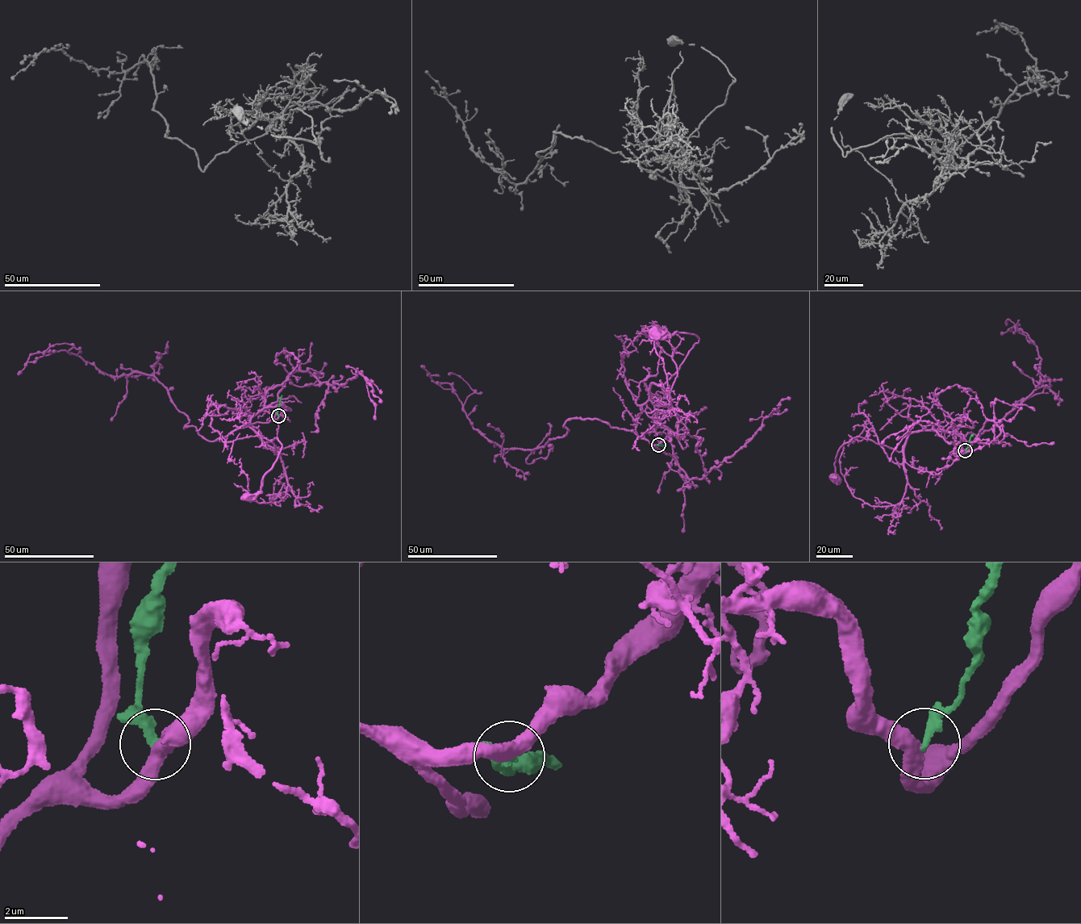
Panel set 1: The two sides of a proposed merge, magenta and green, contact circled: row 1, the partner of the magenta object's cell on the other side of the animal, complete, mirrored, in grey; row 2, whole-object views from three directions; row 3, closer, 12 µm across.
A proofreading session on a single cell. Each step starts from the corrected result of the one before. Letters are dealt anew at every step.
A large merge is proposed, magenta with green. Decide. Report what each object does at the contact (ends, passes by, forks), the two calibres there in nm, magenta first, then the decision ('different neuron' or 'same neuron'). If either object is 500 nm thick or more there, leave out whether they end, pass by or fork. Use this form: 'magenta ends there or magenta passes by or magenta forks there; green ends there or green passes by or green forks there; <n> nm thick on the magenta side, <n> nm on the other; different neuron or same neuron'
magenta passes by; green ends there; 420 nm thick on the magenta side, 280 nm on the other; different neuron

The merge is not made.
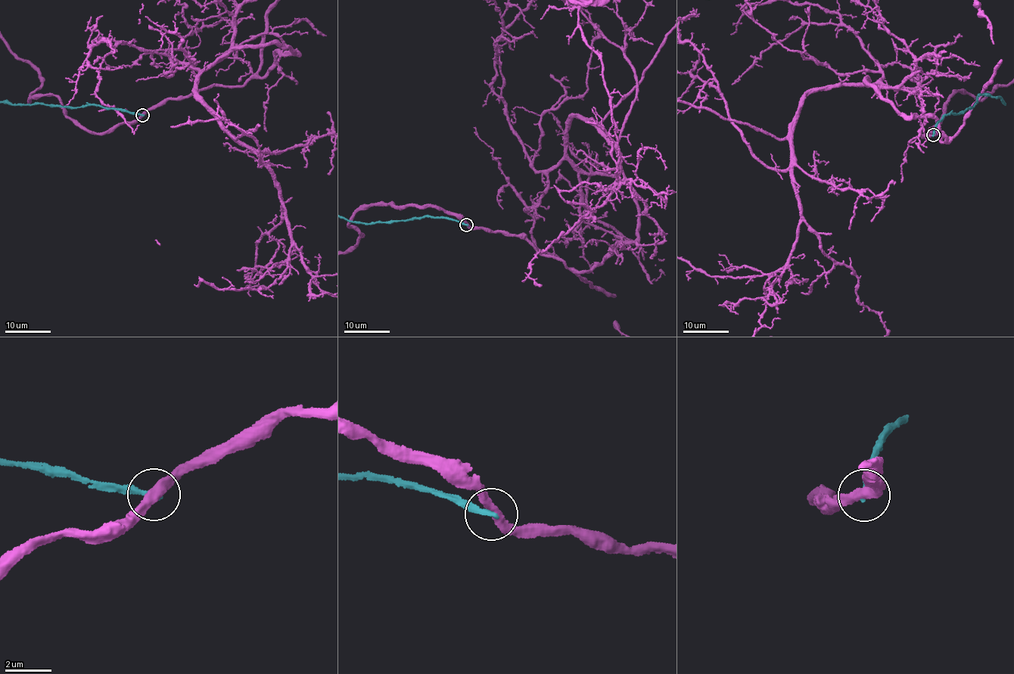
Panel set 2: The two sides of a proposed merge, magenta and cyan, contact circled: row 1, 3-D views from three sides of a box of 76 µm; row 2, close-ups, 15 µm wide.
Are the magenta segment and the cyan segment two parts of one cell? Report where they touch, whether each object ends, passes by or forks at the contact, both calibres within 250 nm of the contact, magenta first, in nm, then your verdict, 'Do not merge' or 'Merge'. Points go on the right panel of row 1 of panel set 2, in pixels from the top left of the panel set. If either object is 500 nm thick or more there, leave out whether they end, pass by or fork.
Place: (933, 135). At the ring magenta passes by. At the ring cyan ends. Thickness 400 nm (magenta) against 260 nm. Do not merge

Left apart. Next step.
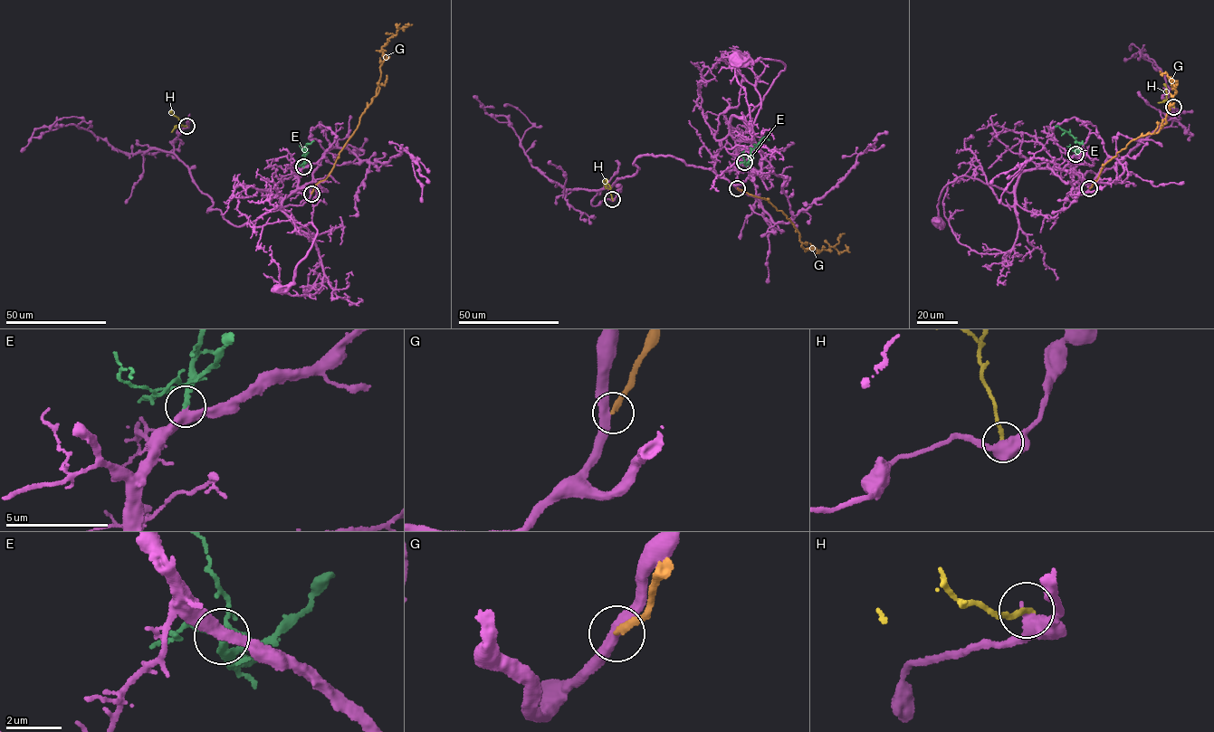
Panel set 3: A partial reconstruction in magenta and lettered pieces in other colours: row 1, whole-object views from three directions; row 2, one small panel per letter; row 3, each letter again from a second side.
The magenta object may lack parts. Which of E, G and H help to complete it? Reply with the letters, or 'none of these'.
E

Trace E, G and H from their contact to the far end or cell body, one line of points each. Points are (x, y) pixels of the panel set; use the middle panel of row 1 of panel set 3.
E: (743, 162), (748, 162), (751, 150), (762, 137), (769, 140)
G: (737, 188), (765, 198), (782, 212), (798, 232), (806, 251), (835, 246), (843, 251), (847, 250), (845, 244)
H: (612, 199), (606, 178)

